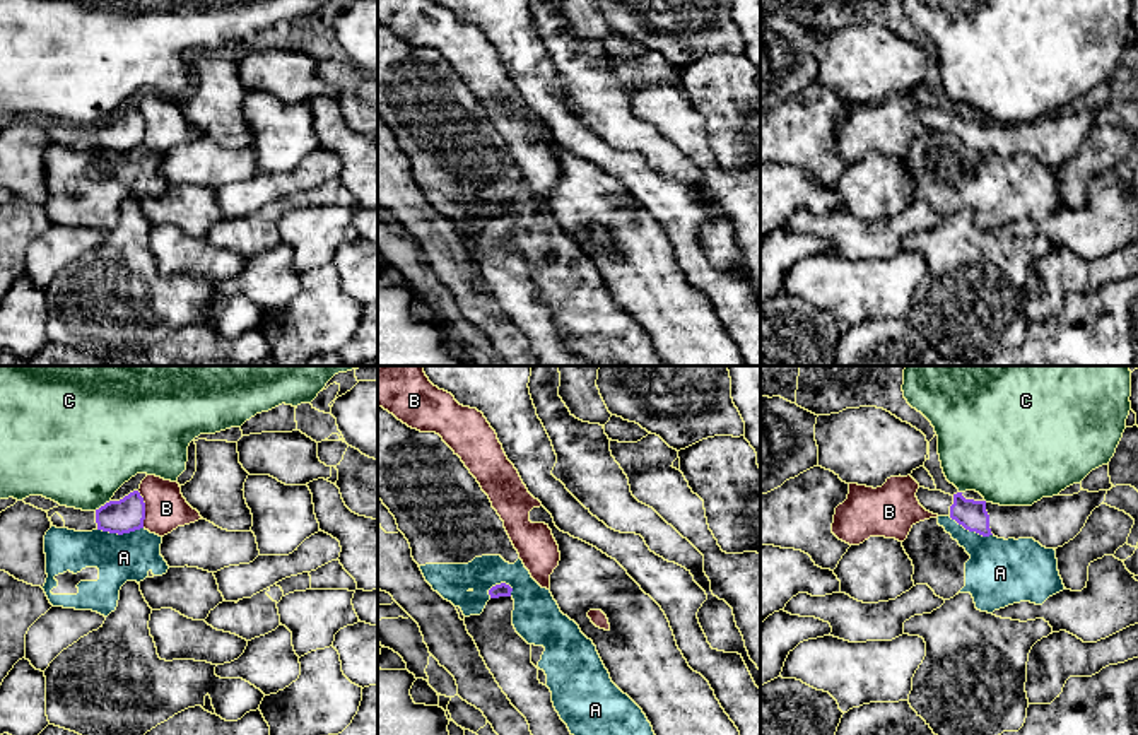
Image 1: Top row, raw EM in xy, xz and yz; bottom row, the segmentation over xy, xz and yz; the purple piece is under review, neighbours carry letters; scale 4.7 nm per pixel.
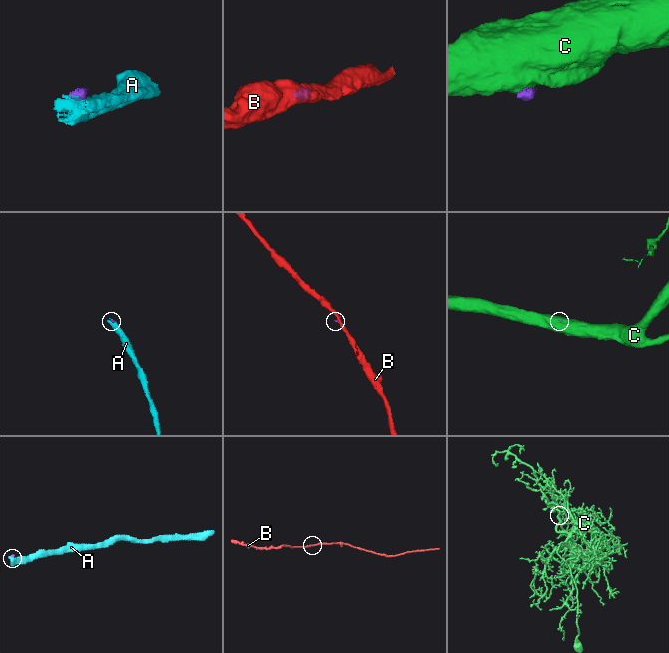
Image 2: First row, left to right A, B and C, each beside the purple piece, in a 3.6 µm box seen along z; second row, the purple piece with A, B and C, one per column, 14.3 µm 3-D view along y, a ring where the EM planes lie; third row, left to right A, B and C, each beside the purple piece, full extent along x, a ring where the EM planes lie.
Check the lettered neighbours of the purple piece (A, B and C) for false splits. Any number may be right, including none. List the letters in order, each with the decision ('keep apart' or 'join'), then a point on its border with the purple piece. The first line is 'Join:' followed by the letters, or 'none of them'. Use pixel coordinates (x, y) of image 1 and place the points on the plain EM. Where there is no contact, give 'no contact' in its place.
Join: none of them
A: keep apart | xy (118, 151)
B: keep apart | xy (144, 127)
C: keep apart | xy (101, 123)

